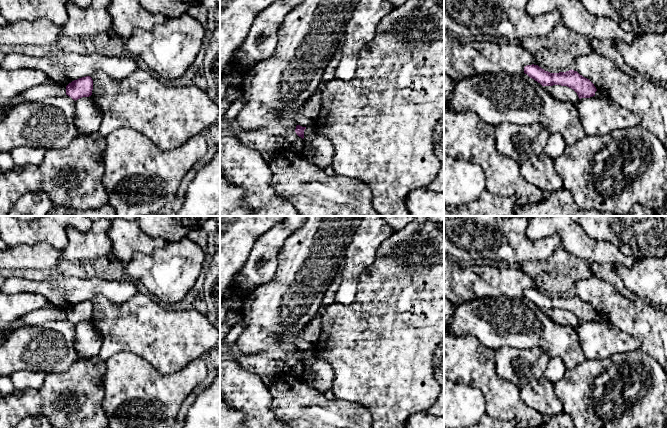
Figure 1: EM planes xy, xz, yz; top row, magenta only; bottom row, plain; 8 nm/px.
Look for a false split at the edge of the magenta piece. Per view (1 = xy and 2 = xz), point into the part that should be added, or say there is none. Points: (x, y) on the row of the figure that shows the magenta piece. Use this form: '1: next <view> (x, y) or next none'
1: next none
2: next none

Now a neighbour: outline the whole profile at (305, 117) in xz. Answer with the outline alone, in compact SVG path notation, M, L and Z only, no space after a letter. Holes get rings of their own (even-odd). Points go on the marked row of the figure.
M315 92L301 109L294 115L295 122L302 127L312 127L320 113L322 98Z

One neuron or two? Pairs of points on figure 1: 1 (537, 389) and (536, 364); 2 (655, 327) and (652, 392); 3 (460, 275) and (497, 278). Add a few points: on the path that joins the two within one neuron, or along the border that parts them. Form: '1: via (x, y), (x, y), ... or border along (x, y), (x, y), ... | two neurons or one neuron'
1: border along (542, 376), (530, 380), (520, 387) | two neurons
2: border along (640, 348), (657, 362) | two neurons
3: via (469, 280), (488, 280) | one neuron

